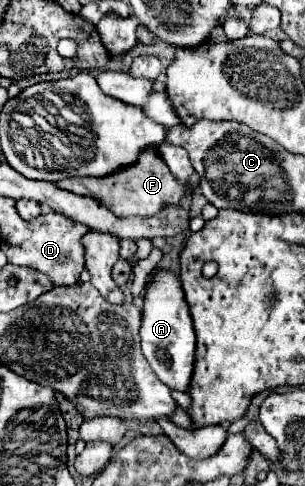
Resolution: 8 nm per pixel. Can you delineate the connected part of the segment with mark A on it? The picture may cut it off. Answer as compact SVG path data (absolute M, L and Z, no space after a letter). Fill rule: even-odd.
M159 269L147 281L139 337L141 337L141 351L149 361L151 369L155 371L155 375L169 389L187 391L193 375L193 361L195 361L195 331L193 331L193 319L181 283L177 275L169 269Z

